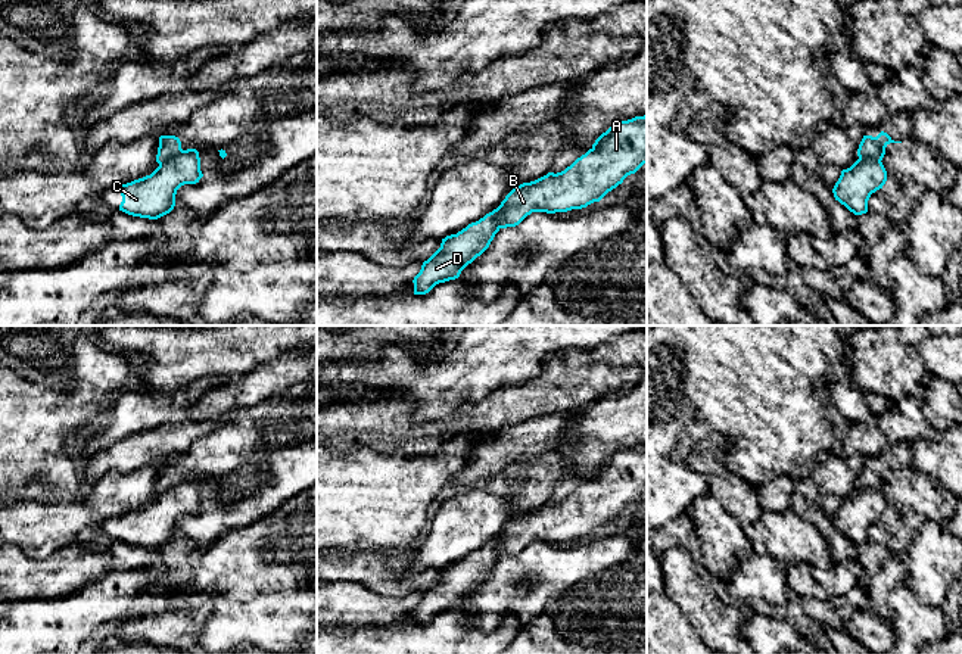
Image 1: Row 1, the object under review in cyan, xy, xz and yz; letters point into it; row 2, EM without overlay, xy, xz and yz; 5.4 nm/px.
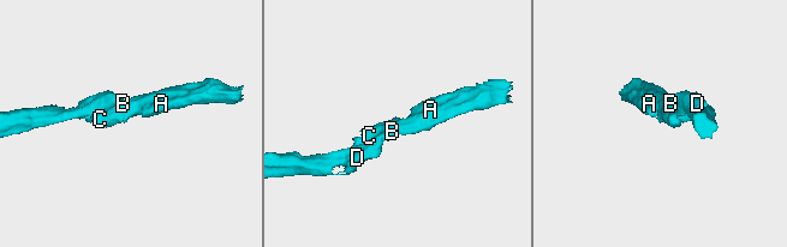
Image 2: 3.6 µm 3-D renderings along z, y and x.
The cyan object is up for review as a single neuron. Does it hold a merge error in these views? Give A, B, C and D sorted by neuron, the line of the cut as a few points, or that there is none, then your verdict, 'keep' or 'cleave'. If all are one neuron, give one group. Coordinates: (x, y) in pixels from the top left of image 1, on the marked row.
A B C / D | xy (183, 150), (159, 165) | cleave

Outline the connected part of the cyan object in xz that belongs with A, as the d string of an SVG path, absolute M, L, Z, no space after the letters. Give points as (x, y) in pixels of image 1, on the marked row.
M647 115L613 124L592 147L561 172L514 187L496 208L499 228L516 227L532 212L567 212L600 202L647 164Z

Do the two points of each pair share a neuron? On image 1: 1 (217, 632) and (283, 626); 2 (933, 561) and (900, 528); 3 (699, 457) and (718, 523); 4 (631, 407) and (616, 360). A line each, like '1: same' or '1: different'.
1: same
2: different
3: same
4: different

